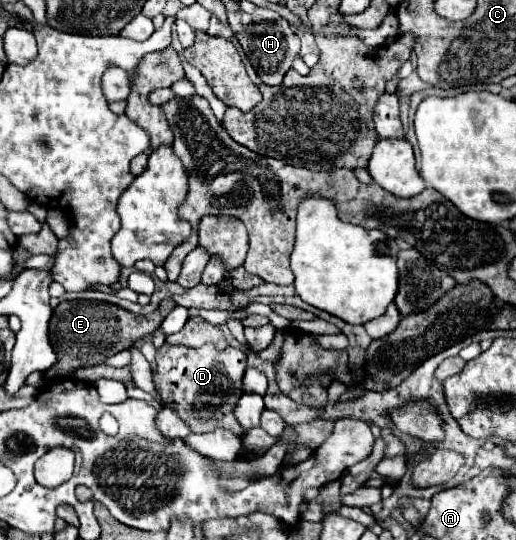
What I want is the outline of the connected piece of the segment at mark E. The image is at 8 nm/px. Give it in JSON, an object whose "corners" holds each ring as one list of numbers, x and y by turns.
{"corners":[[85,300,61,302,51,316,51,344,59,354,57,364,49,370,51,380,69,376,79,366,103,364,105,358,113,356,115,352,131,348,139,338,155,332,167,318,169,310,173,310,173,306,175,306,173,300,163,300,155,312,147,316,135,316,119,306,103,302,85,302]]}

